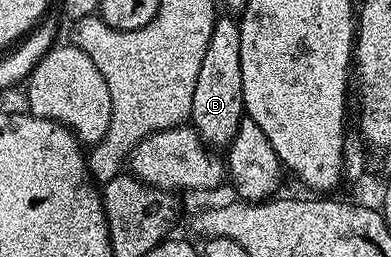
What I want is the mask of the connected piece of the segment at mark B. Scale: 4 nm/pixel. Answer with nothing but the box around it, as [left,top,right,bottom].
[189,18,245,148]

